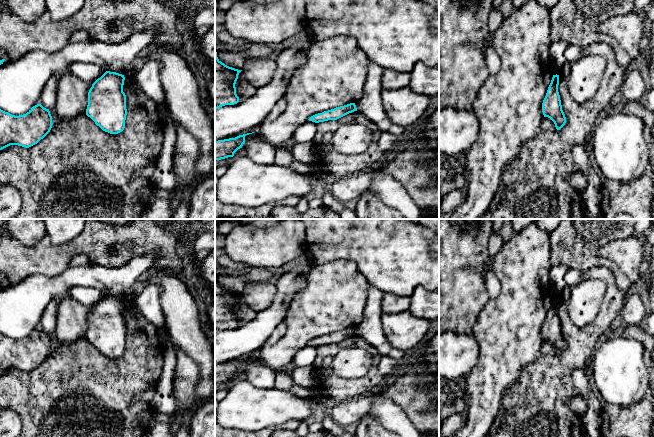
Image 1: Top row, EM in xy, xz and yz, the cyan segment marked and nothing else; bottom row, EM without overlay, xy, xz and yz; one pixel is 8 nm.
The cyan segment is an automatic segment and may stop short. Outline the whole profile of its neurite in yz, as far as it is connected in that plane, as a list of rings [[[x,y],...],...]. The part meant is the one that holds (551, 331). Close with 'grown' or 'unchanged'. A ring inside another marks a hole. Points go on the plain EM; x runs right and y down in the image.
[[[553,299],[548,311],[546,320],[542,327],[544,341],[550,342],[557,354],[560,354],[566,347],[566,341],[562,334],[560,319],[558,316],[559,299]]]; unchanged

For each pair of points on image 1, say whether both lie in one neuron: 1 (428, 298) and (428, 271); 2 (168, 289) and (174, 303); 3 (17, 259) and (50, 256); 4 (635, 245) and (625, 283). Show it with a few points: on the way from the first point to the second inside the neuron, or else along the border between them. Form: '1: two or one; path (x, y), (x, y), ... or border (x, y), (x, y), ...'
1: two; border (428, 290), (418, 286), (410, 297)
2: one; path (171, 292), (174, 295), (174, 300)
3: one; path (25, 259), (42, 258)
4: two; border (610, 260), (632, 284)

